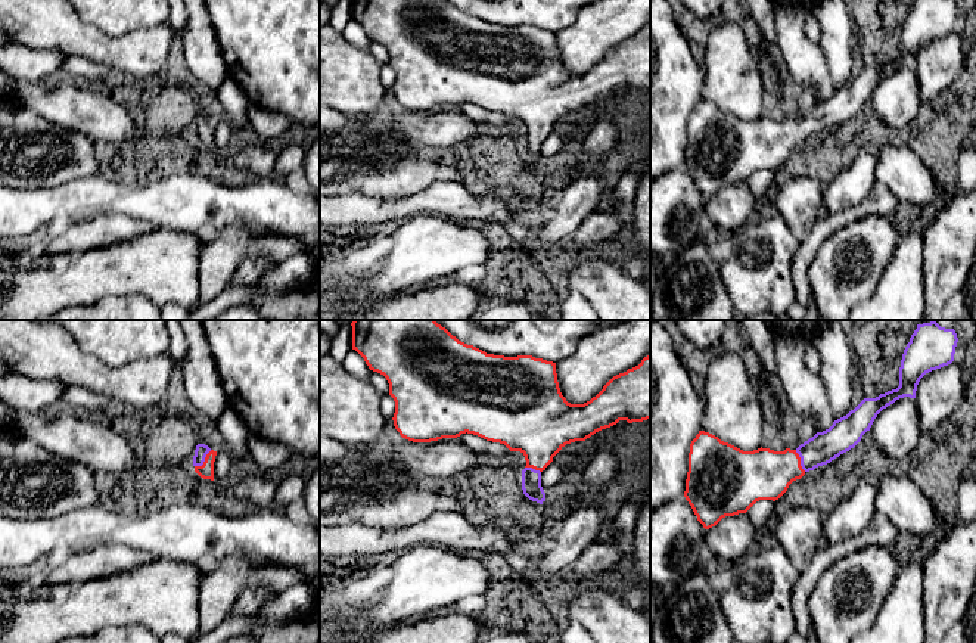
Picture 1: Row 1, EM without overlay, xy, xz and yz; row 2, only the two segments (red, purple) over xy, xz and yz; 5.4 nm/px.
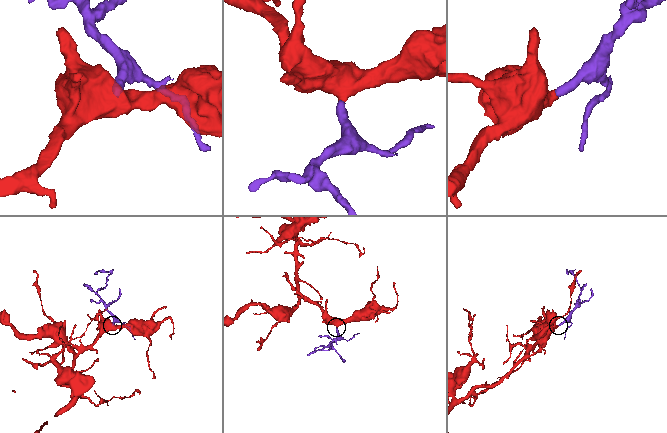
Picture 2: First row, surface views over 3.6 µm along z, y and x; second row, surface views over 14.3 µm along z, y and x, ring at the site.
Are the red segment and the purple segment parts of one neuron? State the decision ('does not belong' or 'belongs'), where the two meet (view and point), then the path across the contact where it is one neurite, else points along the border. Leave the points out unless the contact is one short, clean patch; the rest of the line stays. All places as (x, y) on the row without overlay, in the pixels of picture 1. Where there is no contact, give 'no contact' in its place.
belongs | xy (205, 130) | across xy (207, 139), (205, 130), (201, 121)

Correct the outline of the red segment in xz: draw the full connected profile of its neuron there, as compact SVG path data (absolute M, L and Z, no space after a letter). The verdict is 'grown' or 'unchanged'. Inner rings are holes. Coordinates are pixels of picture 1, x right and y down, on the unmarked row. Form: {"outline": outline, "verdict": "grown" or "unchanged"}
{"outline": "M352 0L352 19L364 28L370 40L386 47L389 65L395 71L394 96L402 108L413 112L431 112L457 108L467 102L504 114L510 121L520 121L526 130L522 140L523 164L540 174L545 171L541 142L566 114L585 111L619 90L632 93L650 88L650 24L638 35L613 46L590 71L571 74L560 62L556 32L532 25L487 24L459 10L448 0Z", "verdict": "grown"}

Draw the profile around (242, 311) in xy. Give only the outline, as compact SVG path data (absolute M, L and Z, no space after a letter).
M239 304L227 308L214 320L261 320L254 307Z

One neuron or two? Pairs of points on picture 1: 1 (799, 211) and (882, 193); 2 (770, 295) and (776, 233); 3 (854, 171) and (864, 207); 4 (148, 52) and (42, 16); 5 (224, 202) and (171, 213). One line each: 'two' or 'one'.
1: two
2: one
3: two
4: one
5: one

